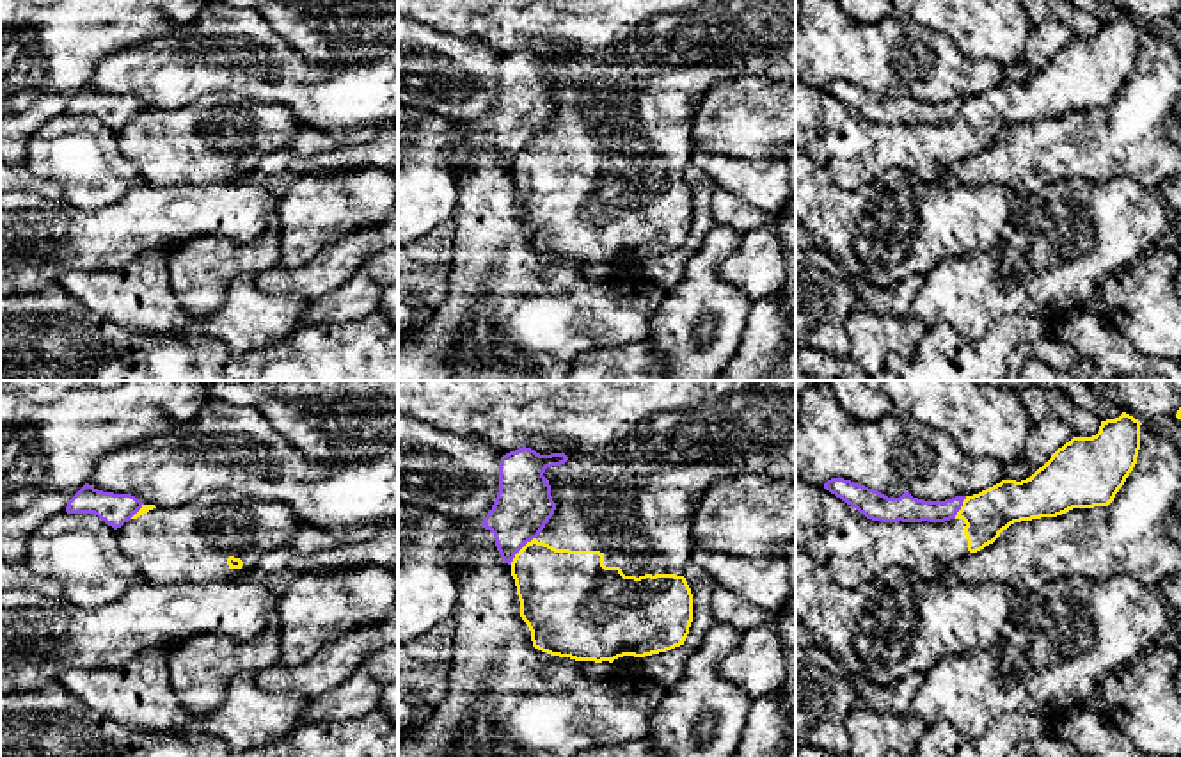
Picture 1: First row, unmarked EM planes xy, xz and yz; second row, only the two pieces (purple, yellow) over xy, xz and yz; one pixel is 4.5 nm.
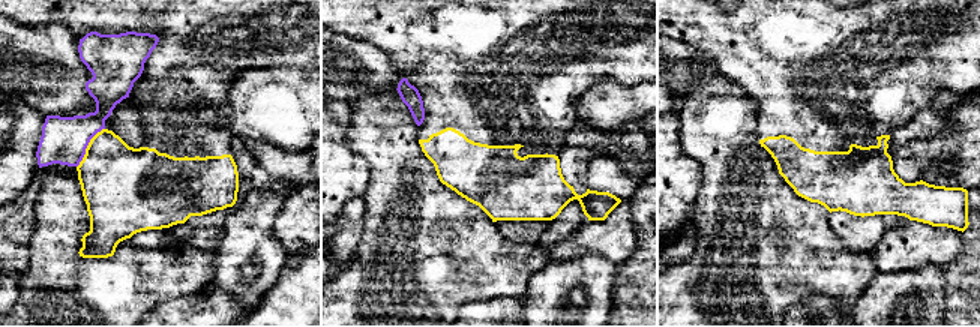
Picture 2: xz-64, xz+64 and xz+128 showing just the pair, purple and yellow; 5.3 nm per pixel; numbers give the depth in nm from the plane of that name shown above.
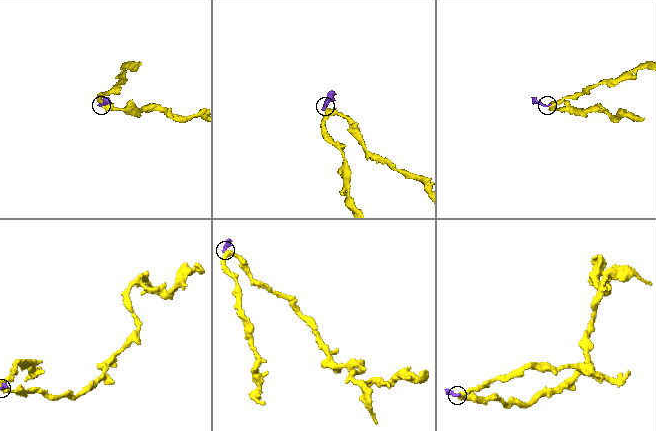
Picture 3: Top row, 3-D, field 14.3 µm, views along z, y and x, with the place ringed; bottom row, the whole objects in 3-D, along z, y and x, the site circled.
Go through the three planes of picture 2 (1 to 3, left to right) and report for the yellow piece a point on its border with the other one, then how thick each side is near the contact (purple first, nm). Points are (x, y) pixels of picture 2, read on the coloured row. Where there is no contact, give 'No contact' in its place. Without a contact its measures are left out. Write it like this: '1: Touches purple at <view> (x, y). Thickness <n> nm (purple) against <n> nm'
1: Touches purple at xz-64 (86, 147). Thickness 240 nm (purple) against 400 nm
2: No contact
3: No contact

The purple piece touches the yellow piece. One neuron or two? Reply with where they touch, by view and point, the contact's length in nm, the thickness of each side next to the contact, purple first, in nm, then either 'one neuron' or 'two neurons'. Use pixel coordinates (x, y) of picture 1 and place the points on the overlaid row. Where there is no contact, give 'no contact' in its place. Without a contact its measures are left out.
contact xz (521, 548); length 170 nm; calibres 260 and 360 nm; two neurons

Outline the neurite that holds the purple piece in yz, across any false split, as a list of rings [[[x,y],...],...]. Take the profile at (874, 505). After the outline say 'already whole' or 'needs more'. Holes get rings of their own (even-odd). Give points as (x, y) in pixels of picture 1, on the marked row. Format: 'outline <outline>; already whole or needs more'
outline [[[831,478],[824,489],[856,508],[867,519],[883,522],[945,522],[957,515],[966,496],[945,501],[923,501],[904,492],[900,498],[888,498],[874,489],[844,478]]]; already whole

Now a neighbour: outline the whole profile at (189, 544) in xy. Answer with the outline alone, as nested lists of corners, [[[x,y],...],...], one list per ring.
[[[236,499],[178,508],[142,508],[115,537],[146,581],[202,585],[242,579],[263,554],[288,547],[298,531],[297,515],[279,503]]]

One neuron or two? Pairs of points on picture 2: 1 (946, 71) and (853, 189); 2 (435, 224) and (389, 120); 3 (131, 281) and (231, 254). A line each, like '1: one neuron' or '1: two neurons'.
1: one neuron
2: one neuron
3: two neurons

